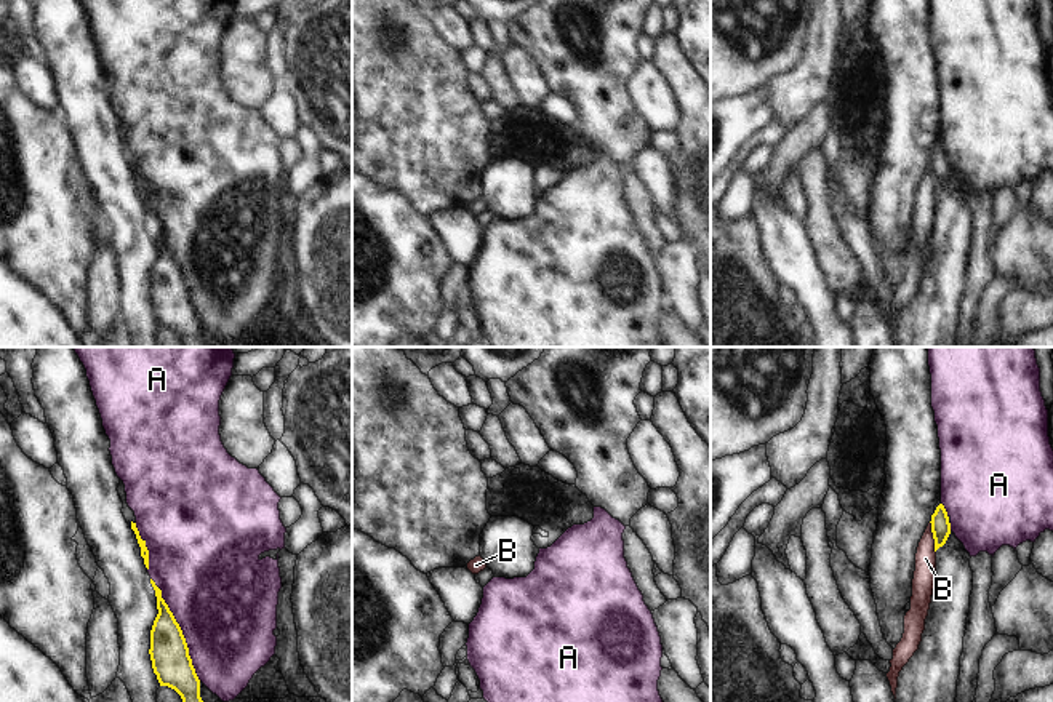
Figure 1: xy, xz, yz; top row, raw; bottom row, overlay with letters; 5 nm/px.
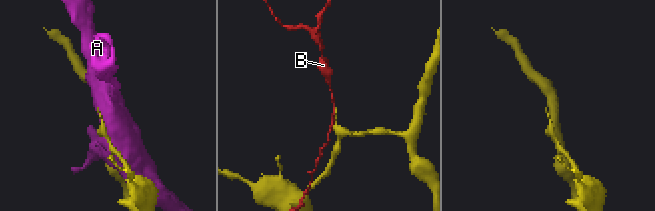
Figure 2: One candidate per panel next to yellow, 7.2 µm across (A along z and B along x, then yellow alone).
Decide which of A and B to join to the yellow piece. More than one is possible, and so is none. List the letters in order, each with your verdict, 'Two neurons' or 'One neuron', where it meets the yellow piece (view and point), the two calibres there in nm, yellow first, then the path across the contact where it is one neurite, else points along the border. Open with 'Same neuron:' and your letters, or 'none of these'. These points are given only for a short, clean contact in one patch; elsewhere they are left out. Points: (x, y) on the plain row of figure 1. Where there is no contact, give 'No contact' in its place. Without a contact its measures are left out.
Same neuron: none of these
A: Two neurons. Touches yellow at xy (180, 271). Thickness 200 nm (yellow) against 480 nm
B: Two neurons. Touches yellow at yz (933, 179). Thickness 100 nm (yellow) against 110 nm

